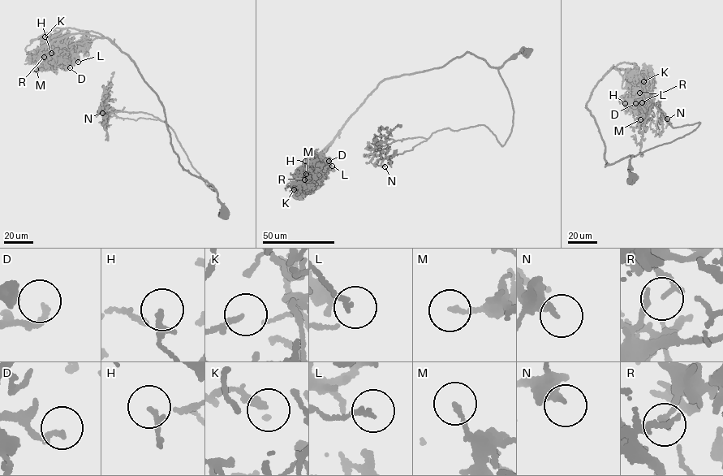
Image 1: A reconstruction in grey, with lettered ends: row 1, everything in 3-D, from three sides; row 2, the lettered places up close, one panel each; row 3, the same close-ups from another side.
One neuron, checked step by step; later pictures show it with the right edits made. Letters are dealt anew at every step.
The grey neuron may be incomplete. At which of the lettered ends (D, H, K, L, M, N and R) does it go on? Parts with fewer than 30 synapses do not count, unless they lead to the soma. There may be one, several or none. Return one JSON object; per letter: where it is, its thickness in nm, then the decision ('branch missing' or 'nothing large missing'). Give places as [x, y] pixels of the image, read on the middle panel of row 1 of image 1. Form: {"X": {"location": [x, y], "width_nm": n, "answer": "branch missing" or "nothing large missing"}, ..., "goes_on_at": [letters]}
{"D": {"location": [329, 161], "width_nm": 160, "answer": "nothing large missing"}, "H": {"location": [305, 161], "width_nm": 180, "answer": "nothing large missing"}, "K": {"location": [294, 189], "width_nm": 200, "answer": "nothing large missing"}, "L": {"location": [332, 166], "width_nm": 170, "answer": "nothing large missing"}, "M": {"location": [306, 174], "width_nm": 140, "answer": "nothing large missing"}, "N": {"location": [385, 166], "width_nm": 280, "answer": "nothing large missing"}, "R": {"location": [304, 179], "width_nm": 160, "answer": "nothing large missing"}, "goes_on_at": []}

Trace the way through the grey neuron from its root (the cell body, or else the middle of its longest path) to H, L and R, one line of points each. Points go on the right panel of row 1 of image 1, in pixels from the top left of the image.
H: (632, 178), (632, 156), (605, 166), (604, 141), (586, 106), (613, 67), (627, 73), (631, 101), (625, 103)
L: (632, 178), (632, 156), (605, 166), (604, 141), (586, 106), (613, 67), (622, 77), (621, 88), (639, 93)
R: (632, 178), (632, 156), (605, 166), (604, 141), (586, 106), (613, 67), (626, 70), (632, 95), (642, 102)

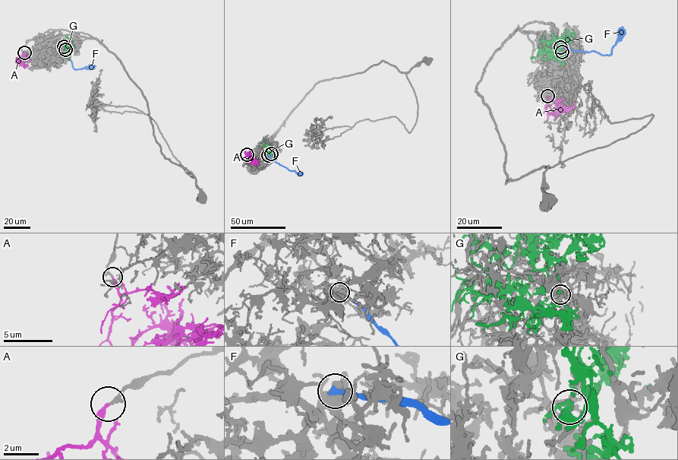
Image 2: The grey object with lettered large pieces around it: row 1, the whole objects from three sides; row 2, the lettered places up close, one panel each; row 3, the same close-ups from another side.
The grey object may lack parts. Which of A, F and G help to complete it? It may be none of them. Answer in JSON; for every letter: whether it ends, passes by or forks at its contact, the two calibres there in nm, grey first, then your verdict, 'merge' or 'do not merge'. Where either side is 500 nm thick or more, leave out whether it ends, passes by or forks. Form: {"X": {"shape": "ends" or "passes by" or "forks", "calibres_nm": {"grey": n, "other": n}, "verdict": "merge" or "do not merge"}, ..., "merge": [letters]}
{"A": {"shape": "ends", "calibres_nm": {"grey": 190, "other": 320}, "verdict": "merge"}, "F": {"shape": "ends", "calibres_nm": {"grey": 380, "other": 320}, "verdict": "do not merge"}, "G": {"shape": "ends", "calibres_nm": {"grey": 120, "other": 160}, "verdict": "do not merge"}, "merge": ["A"]}

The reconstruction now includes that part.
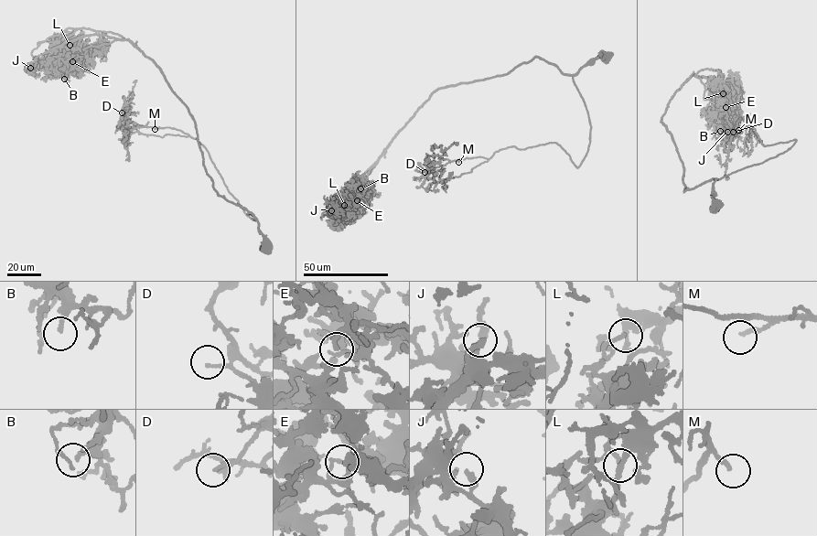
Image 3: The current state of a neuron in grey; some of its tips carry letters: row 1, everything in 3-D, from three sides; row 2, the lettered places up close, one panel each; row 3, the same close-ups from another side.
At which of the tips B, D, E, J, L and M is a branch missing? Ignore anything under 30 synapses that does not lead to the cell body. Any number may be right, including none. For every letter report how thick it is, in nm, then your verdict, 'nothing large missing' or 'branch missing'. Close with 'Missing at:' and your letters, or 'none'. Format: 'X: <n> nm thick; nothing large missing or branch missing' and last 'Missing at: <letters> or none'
B: 190 nm thick; nothing large missing
D: 100 nm thick; nothing large missing
E: 140 nm thick; nothing large missing
J: 160 nm thick; nothing large missing
L: 160 nm thick; nothing large missing
M: 180 nm thick; branch missing
Missing at: M

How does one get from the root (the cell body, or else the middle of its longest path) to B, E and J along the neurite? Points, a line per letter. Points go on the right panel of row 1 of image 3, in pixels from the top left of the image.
B: (716, 205), (715, 179), (684, 190), (682, 162), (661, 121), (671, 98), (693, 74), (709, 78), (720, 131)
E: (716, 205), (715, 179), (684, 190), (682, 162), (661, 121), (693, 74), (709, 78), (714, 101), (725, 107)
J: (716, 205), (715, 179), (684, 190), (661, 121), (693, 74), (715, 94), (714, 136), (727, 132)

